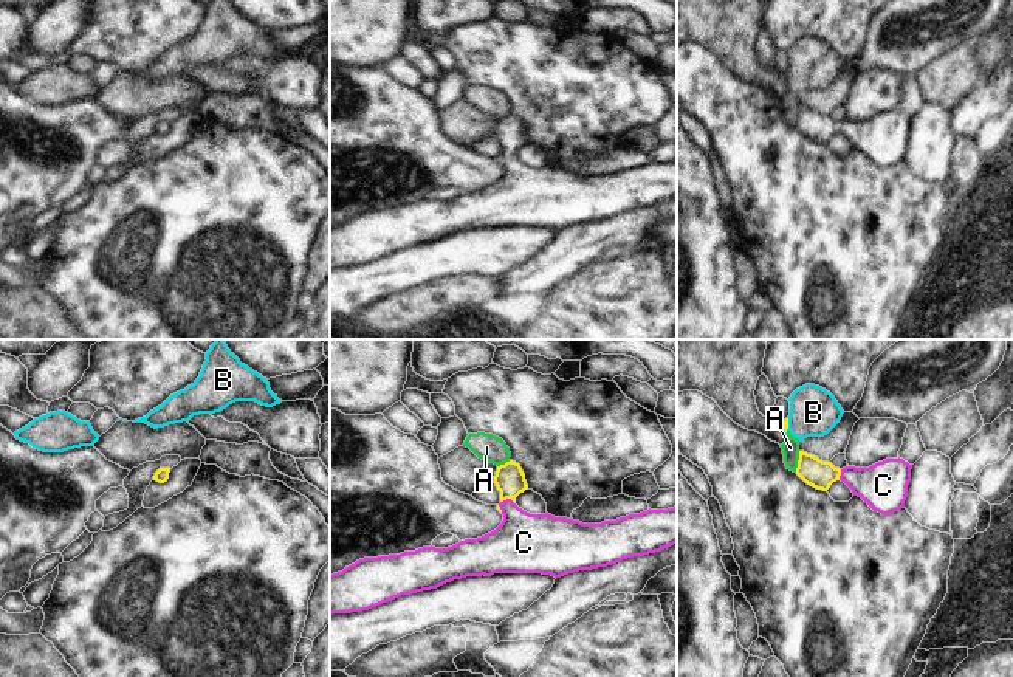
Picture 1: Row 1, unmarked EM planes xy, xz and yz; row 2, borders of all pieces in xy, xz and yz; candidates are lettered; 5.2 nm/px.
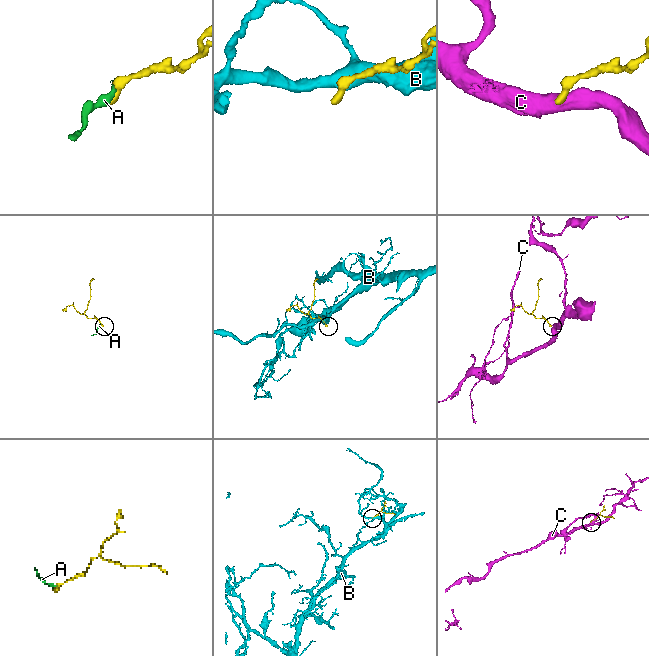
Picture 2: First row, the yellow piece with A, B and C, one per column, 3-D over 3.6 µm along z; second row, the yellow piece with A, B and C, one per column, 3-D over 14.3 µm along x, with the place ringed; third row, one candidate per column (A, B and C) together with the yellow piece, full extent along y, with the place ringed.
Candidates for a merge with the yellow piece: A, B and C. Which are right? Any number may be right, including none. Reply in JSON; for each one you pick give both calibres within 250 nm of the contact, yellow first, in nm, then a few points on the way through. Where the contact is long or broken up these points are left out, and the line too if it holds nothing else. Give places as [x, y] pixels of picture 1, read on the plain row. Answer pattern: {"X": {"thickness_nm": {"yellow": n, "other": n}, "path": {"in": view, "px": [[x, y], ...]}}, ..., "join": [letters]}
{"C": {"thickness_nm": {"yellow": 160, "other": 320}, "path": {"in": "xz", "px": [[510, 132], [508, 151], [508, 161], [524, 195]]}}, "join": ["C"]}

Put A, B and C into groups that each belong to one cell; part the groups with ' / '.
A B / C

